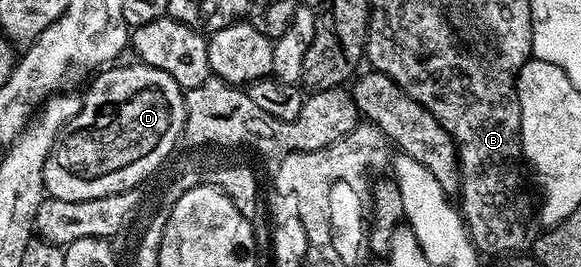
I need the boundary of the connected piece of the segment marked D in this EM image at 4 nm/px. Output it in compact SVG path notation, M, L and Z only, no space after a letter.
M113 64L97 72L100 74L93 79L84 97L84 106L61 124L54 147L44 164L44 191L47 196L81 201L114 195L115 191L132 185L132 182L139 181L140 177L148 173L164 157L172 139L182 129L185 90L181 89L178 82L166 75L166 71L158 71L149 65L120 64Z

